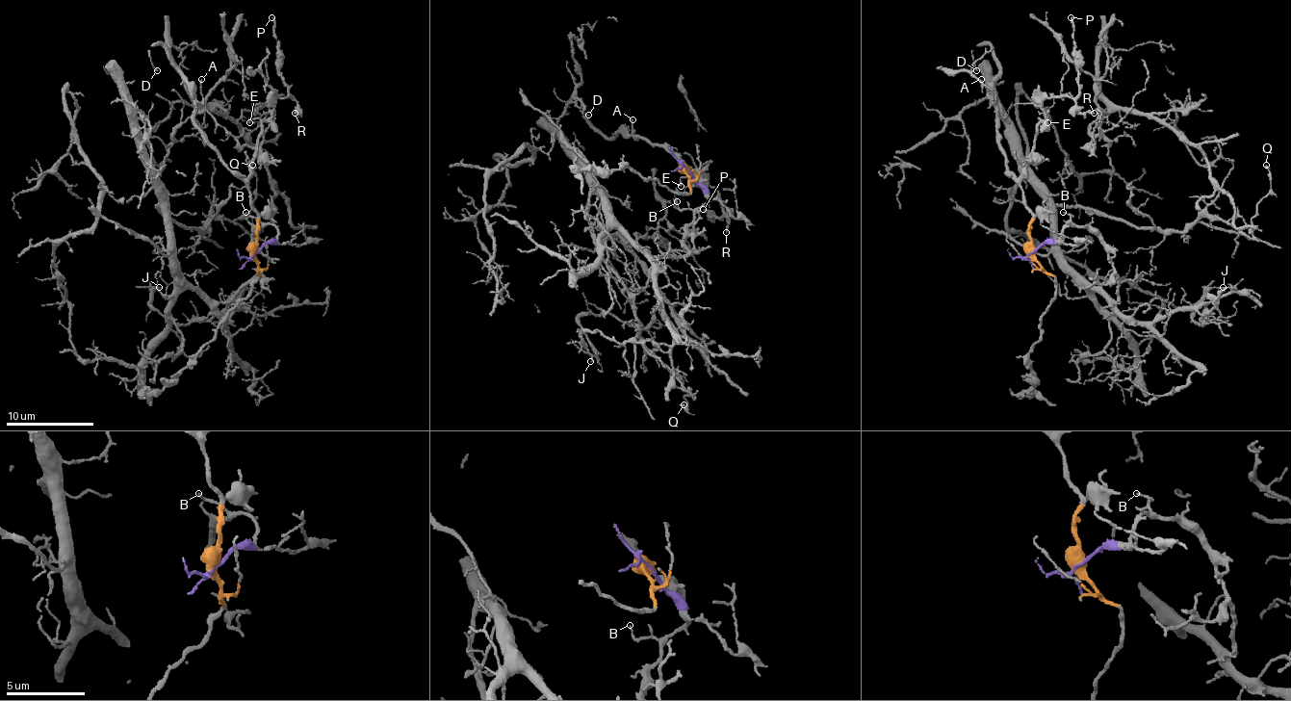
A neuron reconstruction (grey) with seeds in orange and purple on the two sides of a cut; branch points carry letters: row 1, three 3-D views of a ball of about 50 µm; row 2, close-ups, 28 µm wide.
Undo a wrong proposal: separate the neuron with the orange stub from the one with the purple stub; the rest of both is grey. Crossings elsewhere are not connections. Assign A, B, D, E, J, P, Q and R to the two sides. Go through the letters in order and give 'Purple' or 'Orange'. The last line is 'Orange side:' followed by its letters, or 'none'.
A: Orange
B: Purple
D: Orange
E: Orange
J: Purple
P: Orange
Q: Purple
R: Orange
Orange side: A, D, E, P, R

